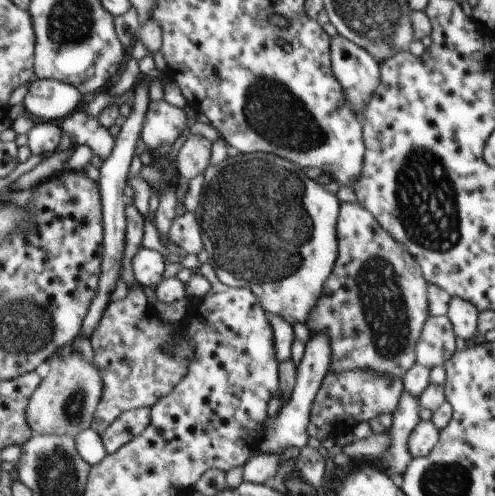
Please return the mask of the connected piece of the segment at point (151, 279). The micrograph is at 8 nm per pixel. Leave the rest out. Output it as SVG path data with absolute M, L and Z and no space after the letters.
M138 249L131 261L135 280L142 287L151 288L154 284L158 286L164 280L165 259L156 249Z

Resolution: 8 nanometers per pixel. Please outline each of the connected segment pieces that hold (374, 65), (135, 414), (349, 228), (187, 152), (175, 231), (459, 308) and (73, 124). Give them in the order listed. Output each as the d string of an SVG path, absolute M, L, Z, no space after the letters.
M339 34L331 38L330 51L332 73L343 86L349 105L360 114L379 85L380 65L364 48Z
M151 408L125 411L119 419L108 426L107 431L100 434L107 455L114 454L130 440L142 435L148 424L151 424Z
M360 202L339 206L337 242L339 252L332 273L305 322L310 336L313 333L325 335L329 339L331 364L328 373L370 370L376 375L403 380L406 372L415 364L415 347L425 321L430 316L427 298L429 284L416 260L380 226Z
M192 135L178 152L176 166L182 181L200 180L207 171L211 157L211 142L204 136Z
M186 212L184 216L177 216L173 221L173 227L169 238L189 253L196 256L203 251L202 225L192 212Z
M452 297L449 301L447 318L453 327L454 335L467 341L477 335L478 310L466 300Z
M82 108L68 116L60 124L64 134L72 139L72 144L90 147L92 153L100 157L102 161L106 161L112 153L115 141L109 134L109 130L103 128L97 122L96 117L85 114Z

